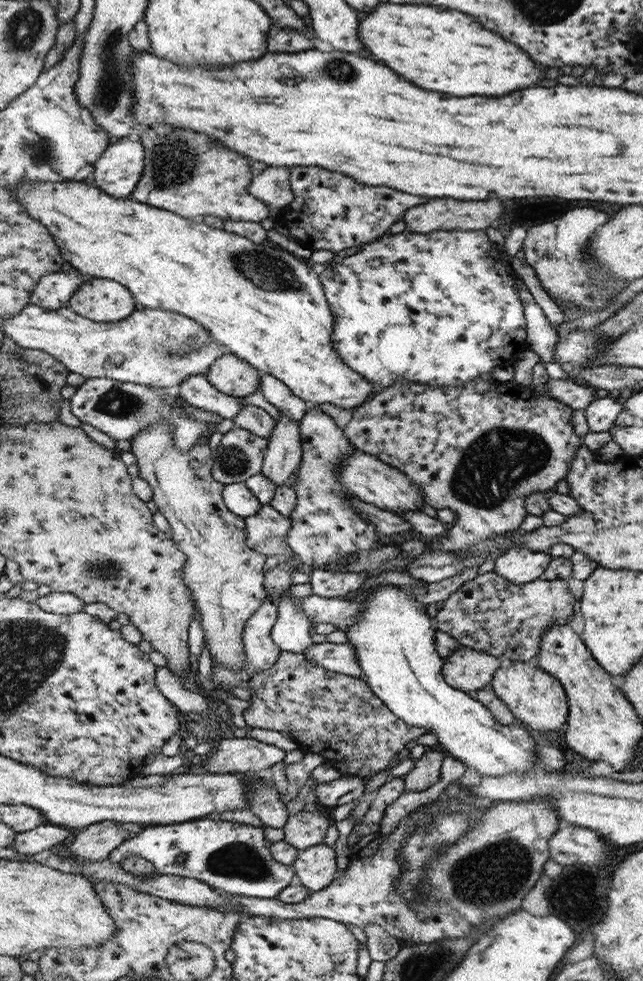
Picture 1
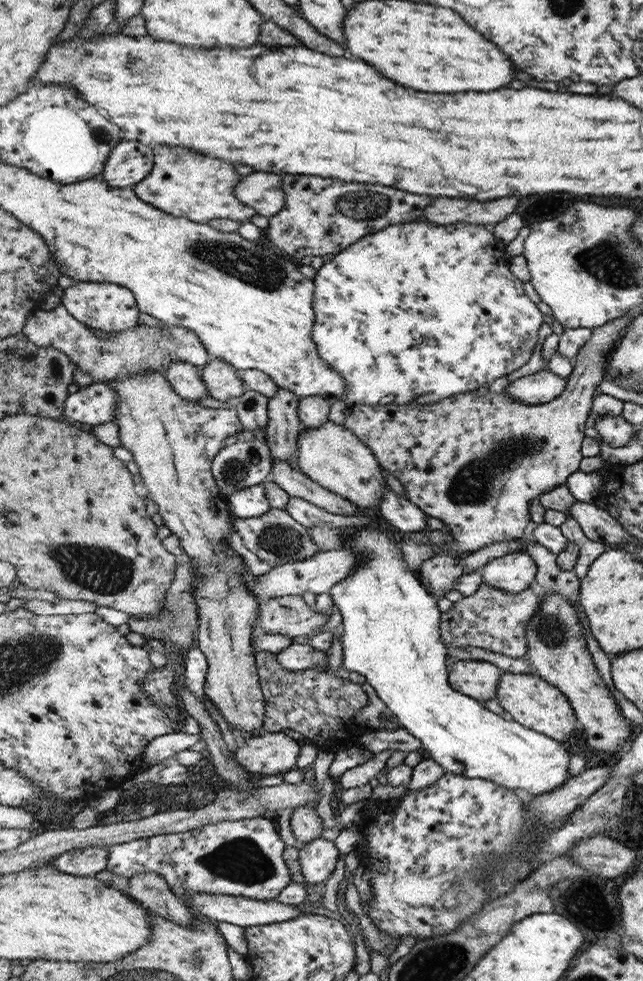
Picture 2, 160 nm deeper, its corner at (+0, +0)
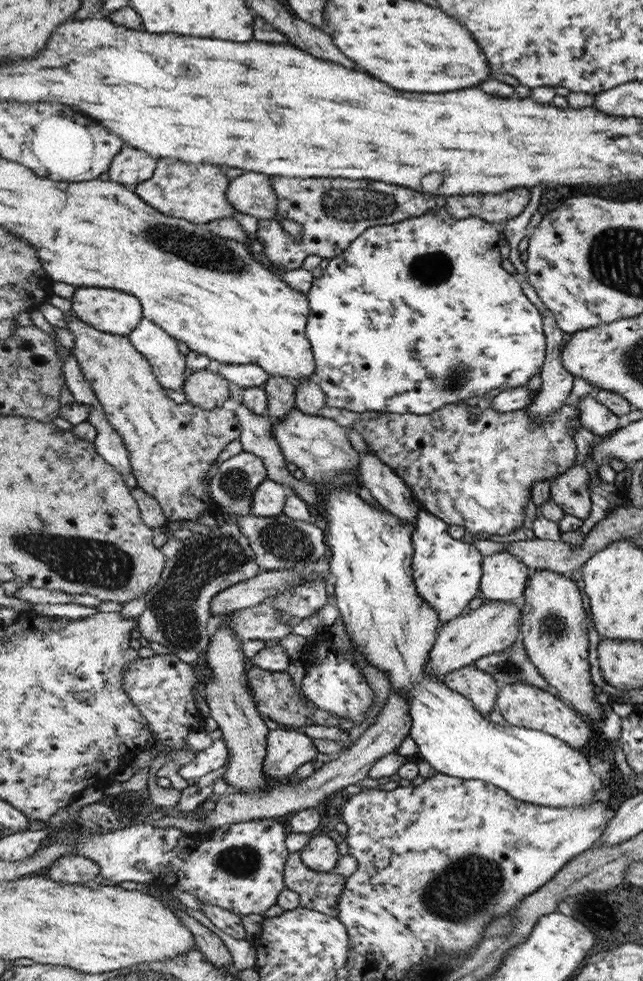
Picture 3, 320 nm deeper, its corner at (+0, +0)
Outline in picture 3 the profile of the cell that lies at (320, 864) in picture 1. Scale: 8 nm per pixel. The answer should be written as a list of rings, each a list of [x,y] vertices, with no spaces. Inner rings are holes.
[[[328,835],[312,838],[300,854],[302,862],[316,872],[330,872],[340,858],[336,842]]]

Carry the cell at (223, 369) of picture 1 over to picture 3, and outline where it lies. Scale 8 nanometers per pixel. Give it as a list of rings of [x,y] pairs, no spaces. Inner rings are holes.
[[[212,367],[192,372],[185,378],[183,391],[187,402],[198,408],[212,410],[230,398],[228,380]]]

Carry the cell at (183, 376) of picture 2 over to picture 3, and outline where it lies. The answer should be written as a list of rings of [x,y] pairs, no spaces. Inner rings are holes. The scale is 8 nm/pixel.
[[[144,318],[129,335],[131,344],[151,363],[163,388],[182,390],[187,367],[185,356],[180,353],[175,338],[158,324]]]

